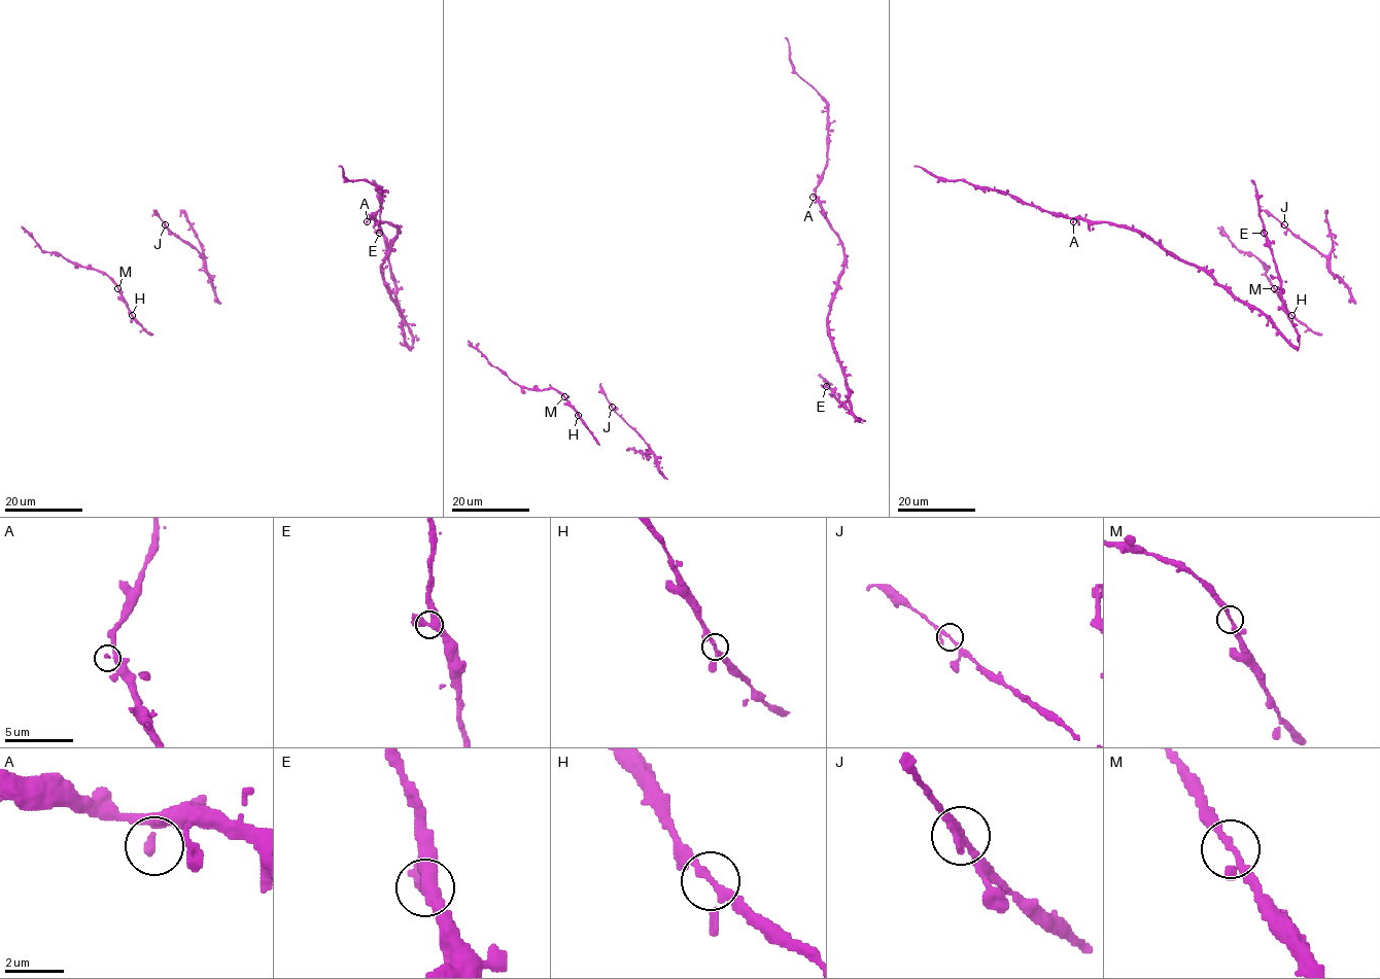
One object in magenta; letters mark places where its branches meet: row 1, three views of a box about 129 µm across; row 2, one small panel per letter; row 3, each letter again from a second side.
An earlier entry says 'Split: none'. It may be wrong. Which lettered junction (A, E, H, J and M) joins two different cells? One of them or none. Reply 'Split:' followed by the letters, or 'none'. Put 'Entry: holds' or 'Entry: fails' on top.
Entry: holds
Split: none

